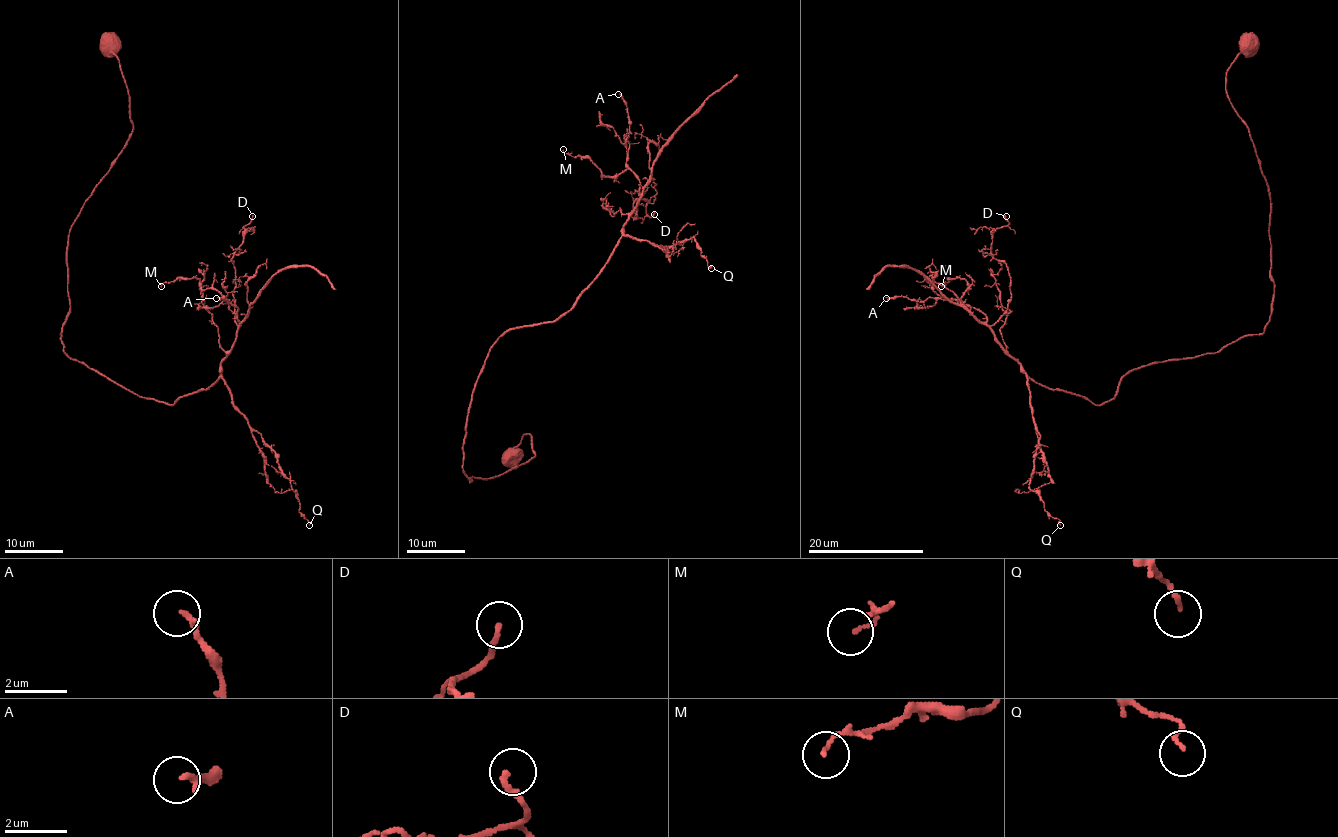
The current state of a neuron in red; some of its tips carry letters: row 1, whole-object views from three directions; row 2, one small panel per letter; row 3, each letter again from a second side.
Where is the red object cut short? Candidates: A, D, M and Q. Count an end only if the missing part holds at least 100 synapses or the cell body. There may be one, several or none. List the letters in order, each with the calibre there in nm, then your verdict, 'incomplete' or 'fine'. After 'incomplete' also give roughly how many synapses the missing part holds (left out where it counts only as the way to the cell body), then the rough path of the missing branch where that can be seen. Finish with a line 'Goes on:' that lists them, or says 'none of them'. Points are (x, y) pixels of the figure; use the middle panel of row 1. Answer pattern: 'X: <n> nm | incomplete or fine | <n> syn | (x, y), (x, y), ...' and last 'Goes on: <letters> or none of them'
A: 190 nm | fine
D: 190 nm | fine
M: 110 nm | fine
Q: 130 nm | fine
Goes on: none of them

